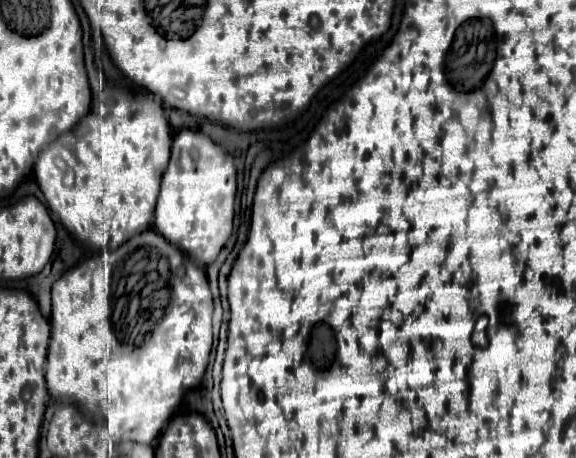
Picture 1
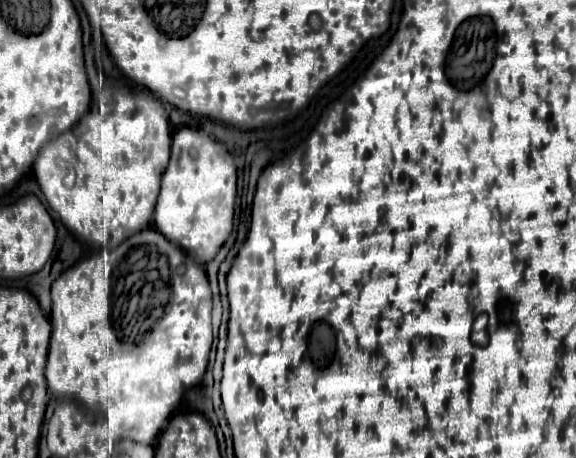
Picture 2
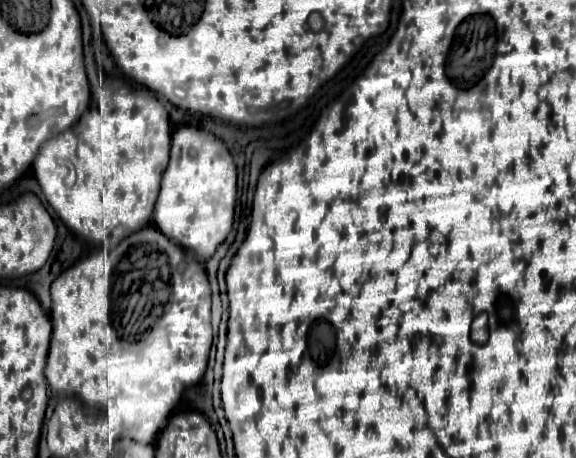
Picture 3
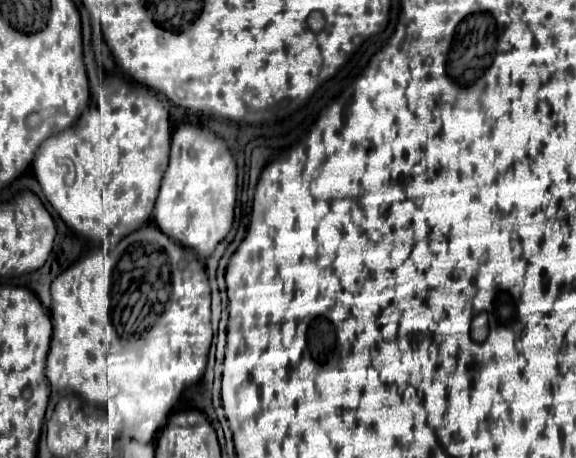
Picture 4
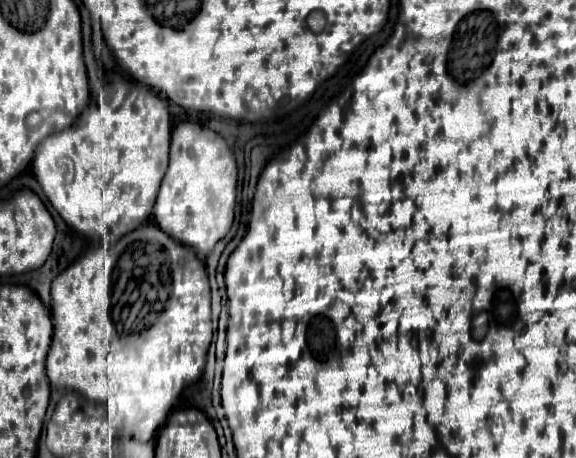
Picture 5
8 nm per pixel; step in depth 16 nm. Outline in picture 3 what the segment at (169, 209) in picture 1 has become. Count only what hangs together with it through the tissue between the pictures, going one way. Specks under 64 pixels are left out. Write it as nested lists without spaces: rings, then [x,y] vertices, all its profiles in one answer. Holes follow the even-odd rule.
[[[180,124],[172,134],[170,164],[164,172],[162,188],[153,211],[156,228],[160,228],[160,232],[164,232],[172,242],[192,250],[196,260],[206,262],[214,254],[216,246],[224,242],[228,232],[232,230],[234,204],[236,204],[236,164],[226,144],[220,138],[216,138],[212,132],[206,132],[192,124]]]

